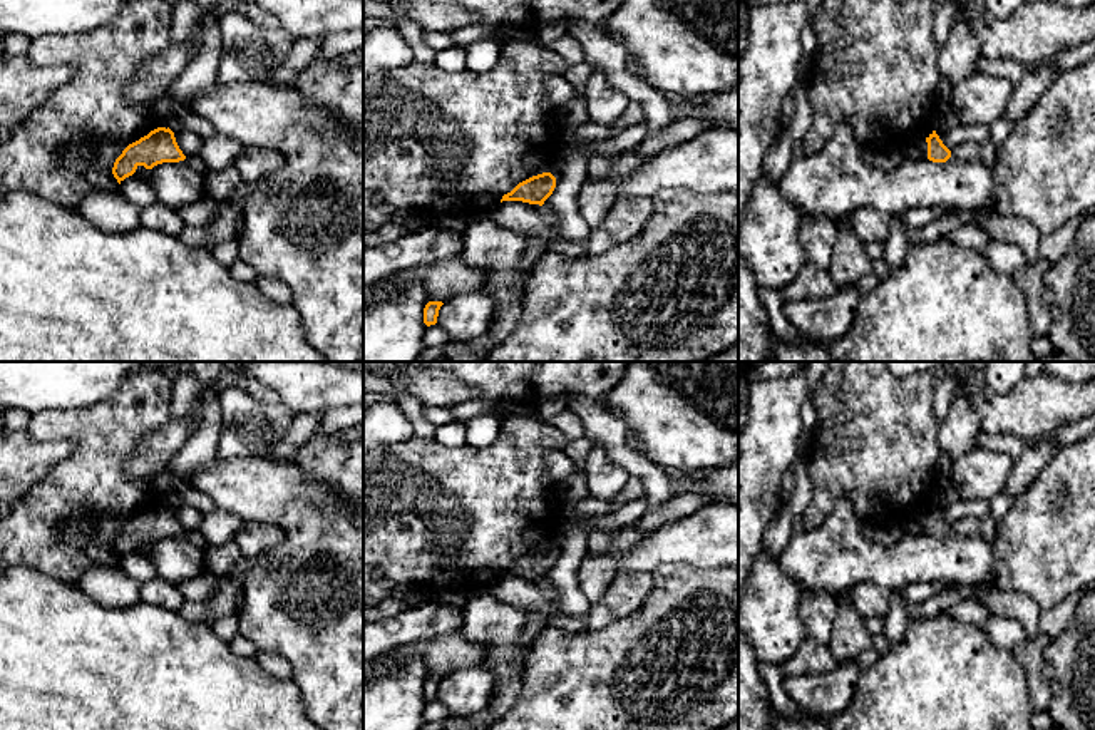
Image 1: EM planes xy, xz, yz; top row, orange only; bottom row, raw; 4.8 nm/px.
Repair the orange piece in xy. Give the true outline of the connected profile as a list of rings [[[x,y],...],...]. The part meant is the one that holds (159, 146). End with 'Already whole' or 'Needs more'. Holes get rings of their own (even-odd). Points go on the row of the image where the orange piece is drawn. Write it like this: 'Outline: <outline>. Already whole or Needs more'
Outline: [[[157,127],[122,151],[114,162],[112,174],[121,184],[139,166],[152,169],[162,162],[179,162],[184,159],[186,156],[179,149],[174,132],[169,127]]]. Already whole

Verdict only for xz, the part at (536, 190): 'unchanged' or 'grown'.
unchanged

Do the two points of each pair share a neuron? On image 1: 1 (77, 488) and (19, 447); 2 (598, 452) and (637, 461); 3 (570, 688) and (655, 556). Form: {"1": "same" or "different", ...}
{"1": "different", "2": "different", "3": "different"}

